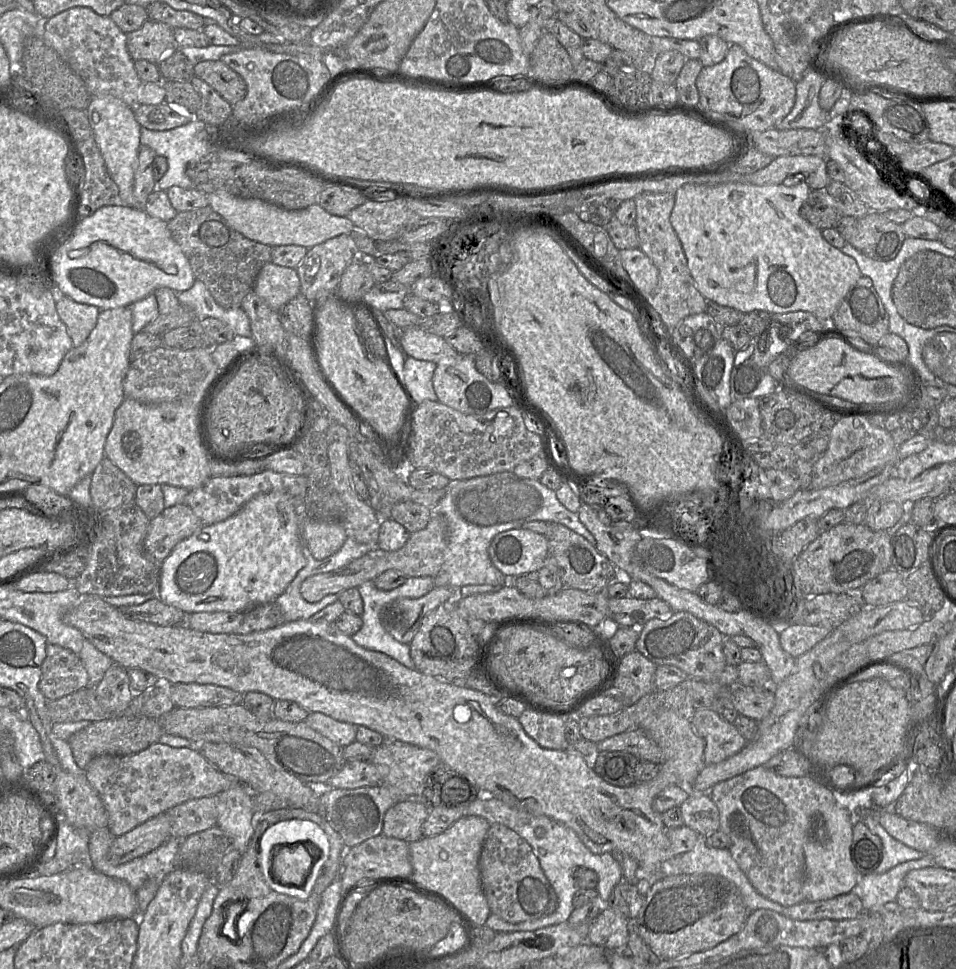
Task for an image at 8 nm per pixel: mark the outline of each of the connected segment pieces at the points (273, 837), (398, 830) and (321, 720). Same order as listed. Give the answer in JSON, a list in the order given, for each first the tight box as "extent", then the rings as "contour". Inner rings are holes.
[{"extent":[261,819,330,887],"contour":[[[291,819],[279,822],[270,826],[263,834],[261,839],[261,868],[264,879],[271,887],[272,884],[278,885],[279,880],[276,878],[273,867],[270,871],[269,861],[270,854],[274,848],[274,857],[278,849],[284,844],[295,844],[299,842],[307,850],[314,846],[316,851],[320,850],[322,860],[325,863],[330,857],[330,842],[325,831],[316,823],[309,820]]]},{"extent":[382,801,429,843],"contour":[[[398,801],[385,814],[382,834],[408,843],[418,841],[429,813],[429,806],[422,801]]]},{"extent":[305,712,357,748],"contour":[[[309,712],[305,722],[342,748],[356,741],[357,726],[353,724],[335,720],[320,712]]]}]

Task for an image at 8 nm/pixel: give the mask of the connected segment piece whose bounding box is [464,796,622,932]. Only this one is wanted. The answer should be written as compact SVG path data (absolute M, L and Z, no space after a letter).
M494 796L477 798L464 809L464 816L483 817L489 824L504 825L525 839L538 858L540 866L558 898L556 910L551 915L535 921L509 923L491 913L484 926L495 932L533 931L568 921L574 910L573 895L576 890L575 871L579 867L593 870L596 873L598 883L595 889L603 905L609 899L615 886L622 881L621 867L611 853L592 853L579 839L574 830L547 816L533 815L527 811L512 807Z

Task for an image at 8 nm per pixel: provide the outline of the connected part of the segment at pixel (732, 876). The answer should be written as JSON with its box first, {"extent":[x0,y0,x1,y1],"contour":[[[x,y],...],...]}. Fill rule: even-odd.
{"extent":[662,837,784,913],"contour":[[[700,837],[695,847],[686,853],[679,854],[666,860],[662,866],[663,876],[671,874],[712,874],[720,876],[735,885],[745,906],[752,912],[757,909],[770,909],[783,913],[784,906],[762,896],[751,884],[746,874],[741,870],[732,857],[729,849],[717,849],[709,847],[704,837]]]}

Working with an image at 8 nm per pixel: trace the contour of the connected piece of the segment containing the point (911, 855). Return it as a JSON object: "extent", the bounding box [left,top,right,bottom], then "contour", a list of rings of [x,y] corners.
{"extent":[856,815,924,874],"contour":[[[856,815],[861,819],[870,831],[878,836],[882,843],[883,857],[874,874],[883,874],[895,866],[920,859],[924,854],[913,848],[910,848],[892,837],[888,831],[876,821],[876,817],[869,815]]]}

